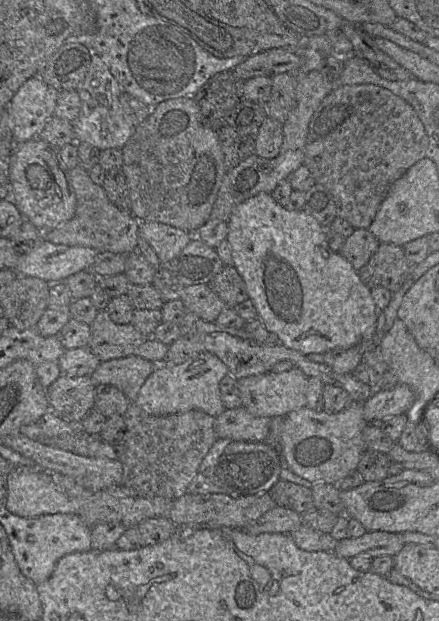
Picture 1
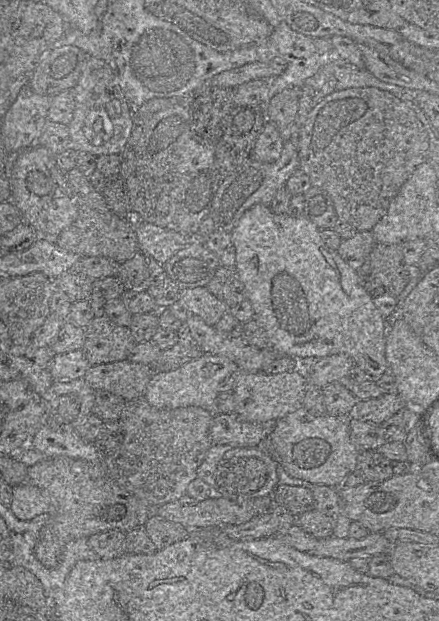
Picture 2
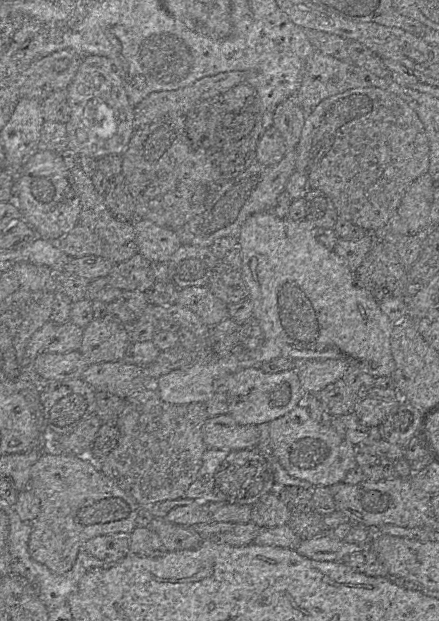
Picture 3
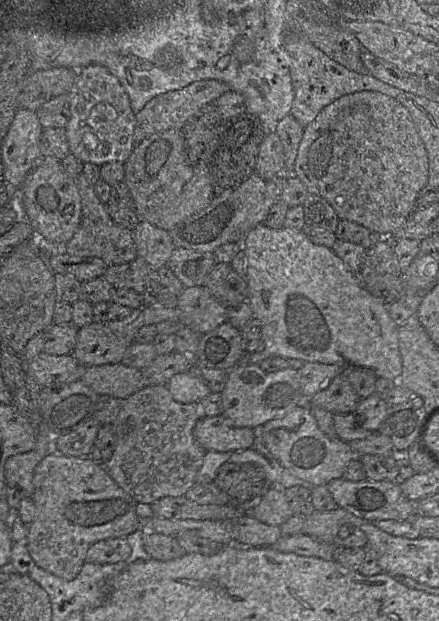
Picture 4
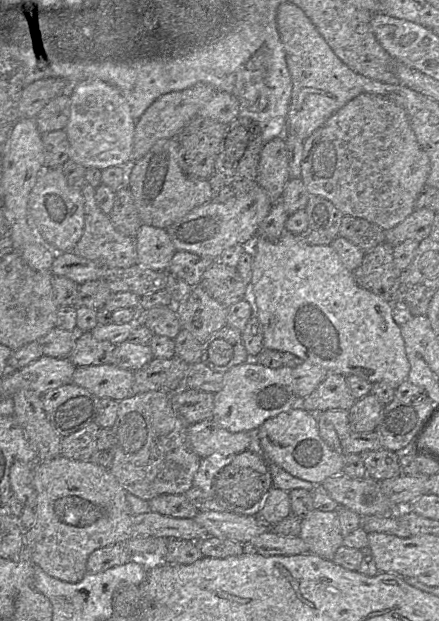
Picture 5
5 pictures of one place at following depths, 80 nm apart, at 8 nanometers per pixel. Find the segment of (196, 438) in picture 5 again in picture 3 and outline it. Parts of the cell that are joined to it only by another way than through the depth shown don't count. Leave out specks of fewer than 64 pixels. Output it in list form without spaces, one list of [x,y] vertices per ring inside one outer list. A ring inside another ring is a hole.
[[[229,414],[209,417],[202,427],[207,448],[241,450],[255,448],[259,441],[258,425],[242,425]]]

